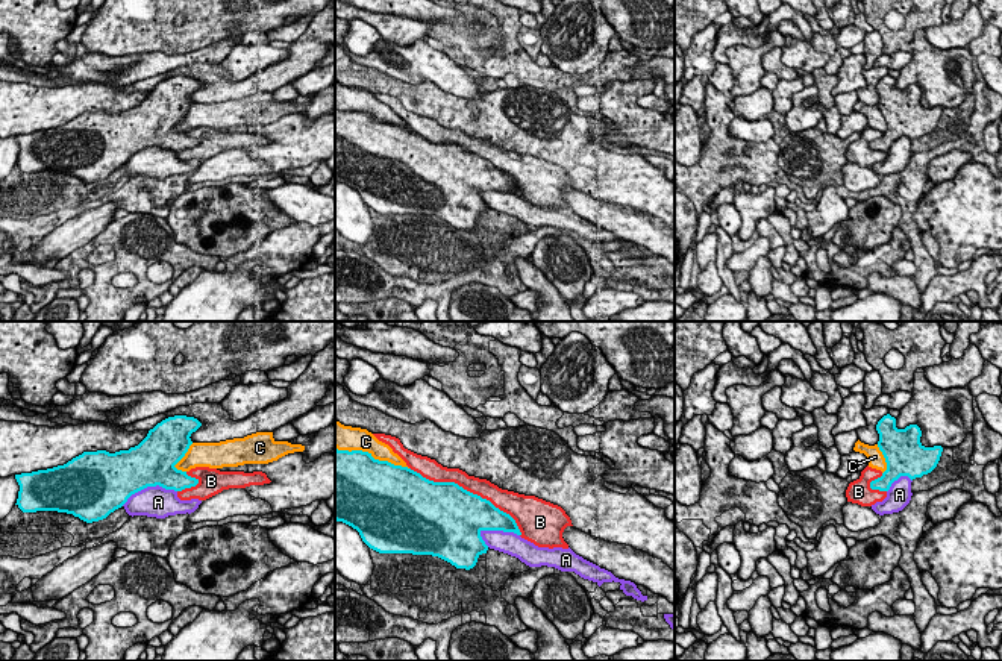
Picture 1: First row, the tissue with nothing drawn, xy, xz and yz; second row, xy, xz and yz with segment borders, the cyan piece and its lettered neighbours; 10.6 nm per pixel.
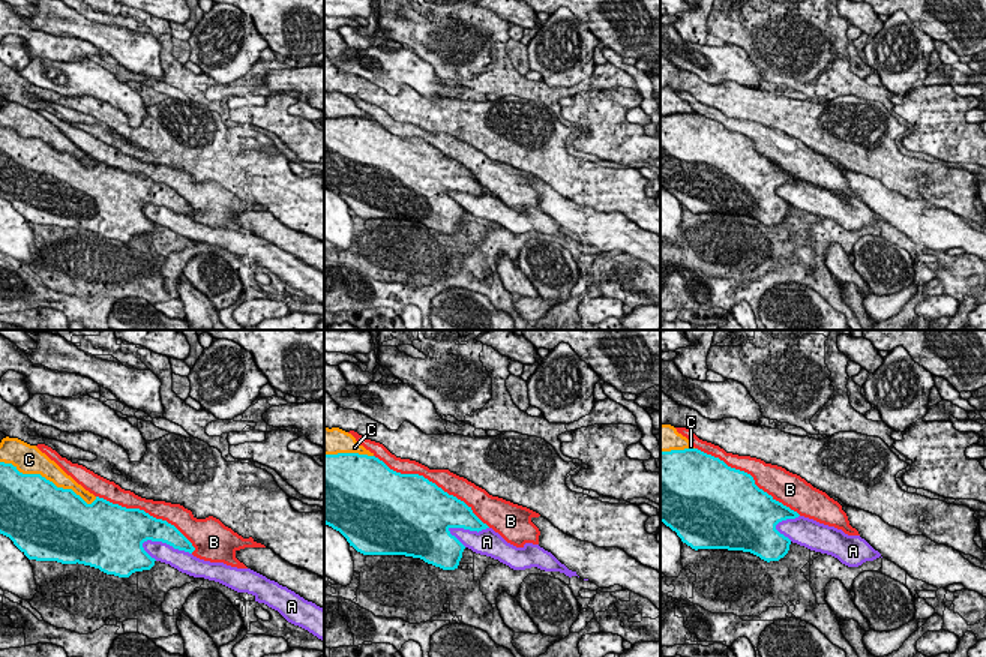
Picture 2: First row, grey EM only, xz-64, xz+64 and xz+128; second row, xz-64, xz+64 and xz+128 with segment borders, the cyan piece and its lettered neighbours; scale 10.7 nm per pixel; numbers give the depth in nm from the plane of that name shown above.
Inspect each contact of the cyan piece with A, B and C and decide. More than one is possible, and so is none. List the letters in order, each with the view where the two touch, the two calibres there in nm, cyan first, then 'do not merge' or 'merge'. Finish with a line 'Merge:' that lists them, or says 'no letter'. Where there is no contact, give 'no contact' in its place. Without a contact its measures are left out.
A: meets cyan in xy; 480 nm thick on the cyan side, 320 nm on the other; do not merge
B: meets cyan in xz; 500 nm thick on the cyan side, 190 nm on the other; do not merge
C: meets cyan in xz; 500 nm thick on the cyan side, 260 nm on the other; do not merge
Merge: no letter

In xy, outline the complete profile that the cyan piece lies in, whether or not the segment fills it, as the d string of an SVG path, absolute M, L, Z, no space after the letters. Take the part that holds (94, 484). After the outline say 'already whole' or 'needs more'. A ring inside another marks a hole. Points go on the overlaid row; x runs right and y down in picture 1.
M168 417L129 450L83 452L64 465L15 475L20 485L15 505L23 512L58 511L92 523L147 487L174 491L196 487L199 479L174 465L188 452L189 437L200 426L194 417Z; already whole

